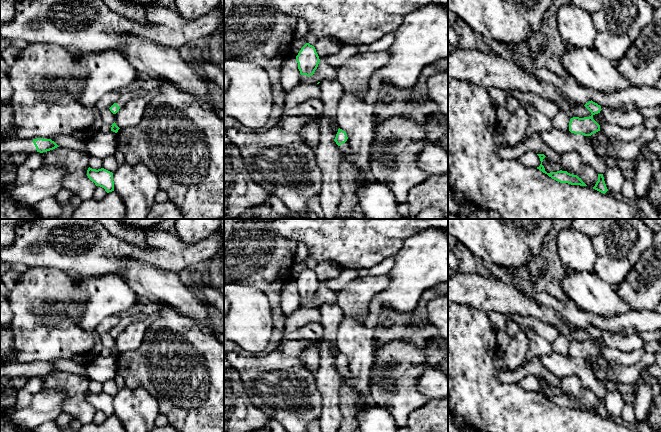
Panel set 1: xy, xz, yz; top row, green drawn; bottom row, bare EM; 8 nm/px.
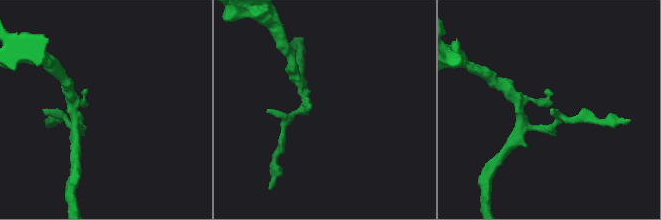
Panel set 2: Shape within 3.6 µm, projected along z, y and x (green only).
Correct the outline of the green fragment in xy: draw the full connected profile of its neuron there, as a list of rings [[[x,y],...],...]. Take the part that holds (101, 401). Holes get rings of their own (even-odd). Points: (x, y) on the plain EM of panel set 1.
[[[89,391],[87,394],[87,400],[92,406],[95,407],[96,410],[104,412],[107,417],[114,415],[112,396],[104,392],[96,394]]]

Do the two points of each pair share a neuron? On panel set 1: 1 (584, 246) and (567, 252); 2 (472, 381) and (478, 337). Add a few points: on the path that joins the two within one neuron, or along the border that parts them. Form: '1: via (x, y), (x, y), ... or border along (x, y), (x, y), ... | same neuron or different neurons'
1: via (580, 246), (574, 252), (571, 252) | same neuron
2: via (472, 370), (472, 348) | same neuron

